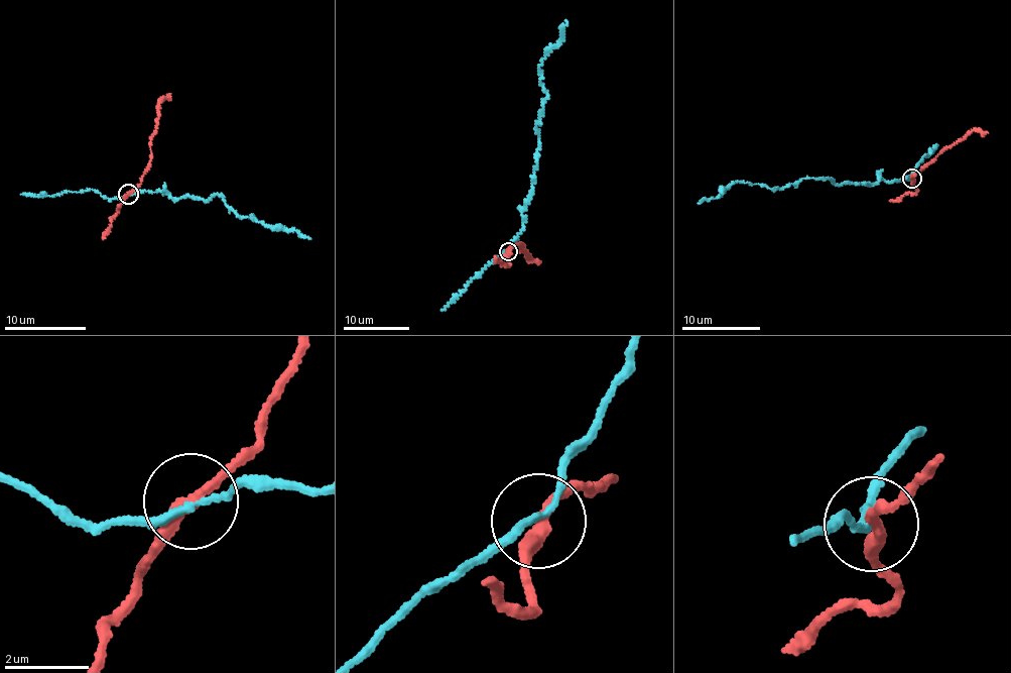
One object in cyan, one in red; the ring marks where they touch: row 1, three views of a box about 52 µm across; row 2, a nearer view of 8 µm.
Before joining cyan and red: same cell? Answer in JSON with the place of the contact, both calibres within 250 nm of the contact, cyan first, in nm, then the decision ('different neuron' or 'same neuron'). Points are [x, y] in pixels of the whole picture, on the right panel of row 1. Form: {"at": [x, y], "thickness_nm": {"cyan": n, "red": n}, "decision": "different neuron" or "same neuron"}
{"at": [912, 178], "thickness_nm": {"cyan": 150, "red": 260}, "decision": "different neuron"}

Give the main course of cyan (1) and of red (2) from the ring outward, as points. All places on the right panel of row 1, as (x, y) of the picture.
1: (911, 179), (837, 185), (828, 179), (799, 179), (770, 189), (734, 182), (715, 198), (699, 204)
2: (911, 179), (921, 166), (965, 134), (973, 131), (988, 133)

